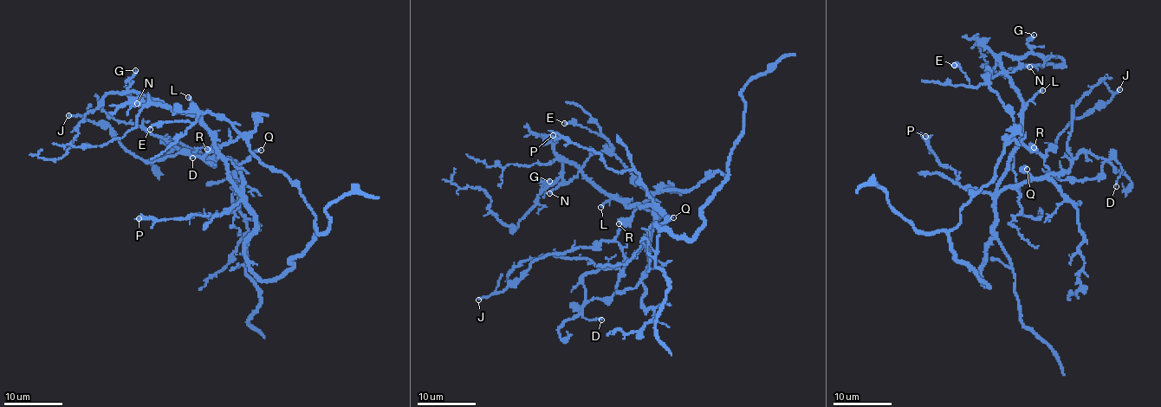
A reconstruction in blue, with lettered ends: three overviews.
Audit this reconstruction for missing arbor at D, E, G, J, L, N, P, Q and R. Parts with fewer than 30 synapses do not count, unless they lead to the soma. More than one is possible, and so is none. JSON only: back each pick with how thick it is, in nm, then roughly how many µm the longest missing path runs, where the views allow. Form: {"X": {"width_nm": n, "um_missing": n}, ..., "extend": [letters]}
{"Q": {"width_nm": 260, "um_missing": 20}, "extend": ["Q"]}

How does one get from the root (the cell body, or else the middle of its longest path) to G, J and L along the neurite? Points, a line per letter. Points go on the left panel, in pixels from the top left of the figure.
G: (245, 249), (255, 226), (253, 210), (243, 201), (212, 133), (195, 117), (129, 91), (129, 80), (135, 70)
J: (245, 249), (237, 164), (182, 143), (215, 167), (143, 161), (68, 115)
L: (245, 249), (255, 226), (253, 210), (244, 203), (212, 133), (188, 97)

